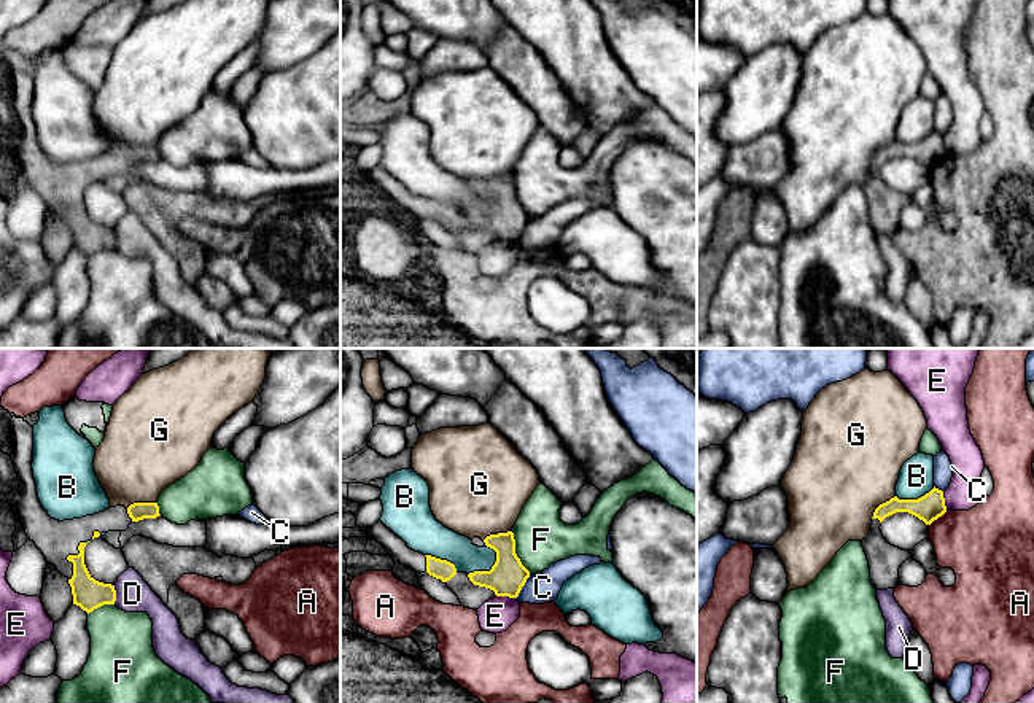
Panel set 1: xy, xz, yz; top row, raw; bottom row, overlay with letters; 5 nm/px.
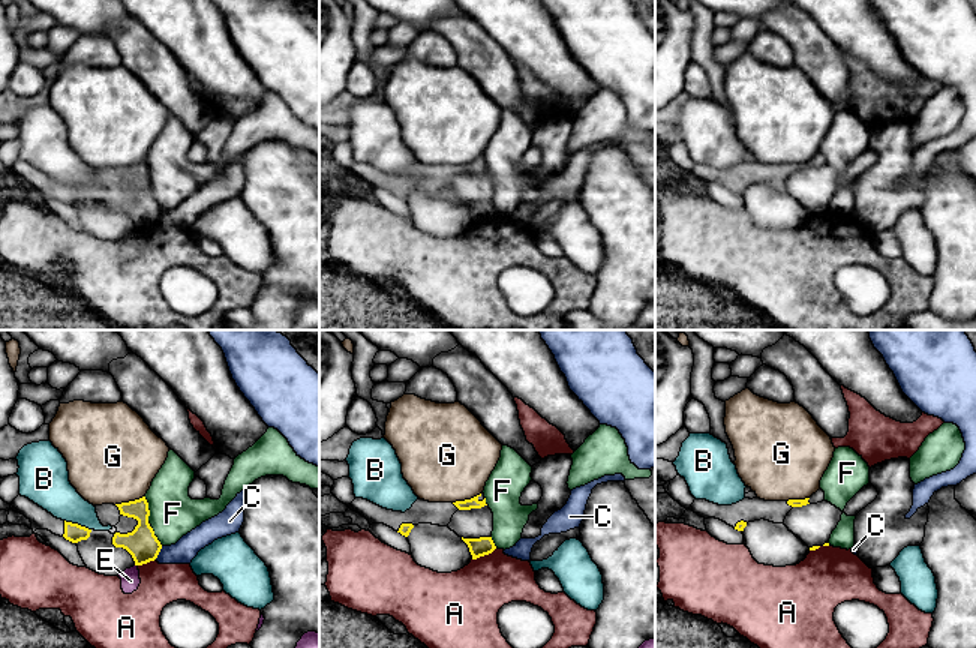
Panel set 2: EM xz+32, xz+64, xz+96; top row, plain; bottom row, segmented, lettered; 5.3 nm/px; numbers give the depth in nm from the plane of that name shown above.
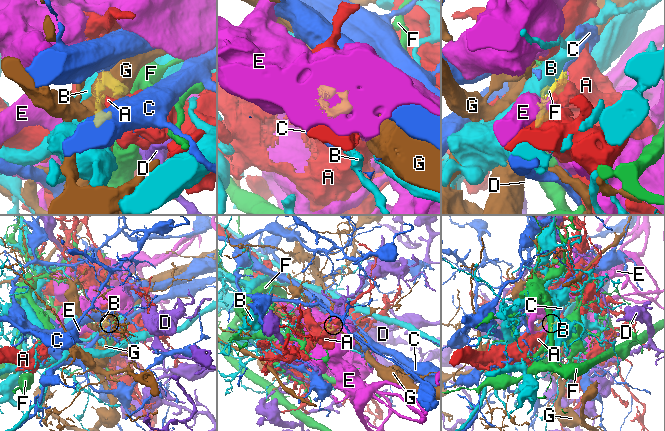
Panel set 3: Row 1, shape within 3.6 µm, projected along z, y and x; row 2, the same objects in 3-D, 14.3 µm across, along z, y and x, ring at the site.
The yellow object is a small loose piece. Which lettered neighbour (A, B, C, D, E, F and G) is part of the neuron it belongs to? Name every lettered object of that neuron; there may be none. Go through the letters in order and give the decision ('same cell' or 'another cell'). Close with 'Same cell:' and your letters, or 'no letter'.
A: another cell
B: another cell
C: another cell
D: another cell
E: another cell
F: another cell
G: another cell
Same cell: no letter

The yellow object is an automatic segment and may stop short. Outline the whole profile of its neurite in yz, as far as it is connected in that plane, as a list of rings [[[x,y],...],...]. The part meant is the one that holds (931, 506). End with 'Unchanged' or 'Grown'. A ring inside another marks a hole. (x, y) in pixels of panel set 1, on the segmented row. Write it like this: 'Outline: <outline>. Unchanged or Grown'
Outline: [[[934,487],[918,499],[899,499],[894,496],[875,509],[870,531],[862,539],[862,547],[869,560],[870,581],[877,590],[896,588],[899,585],[900,565],[912,558],[910,550],[891,546],[880,531],[881,522],[896,512],[908,512],[931,525],[947,512],[943,491]]]. Grown

